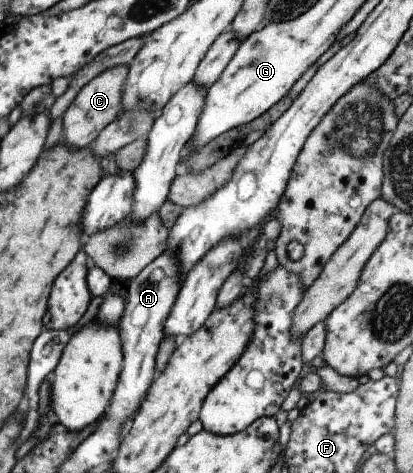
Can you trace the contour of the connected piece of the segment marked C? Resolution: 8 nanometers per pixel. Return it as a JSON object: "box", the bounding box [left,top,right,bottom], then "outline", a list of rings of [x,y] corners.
{"box":[62,65,128,149],"outline":[[[115,65],[102,70],[86,82],[64,110],[62,120],[63,143],[68,149],[79,149],[91,144],[97,135],[121,111],[122,94],[128,65]]]}

